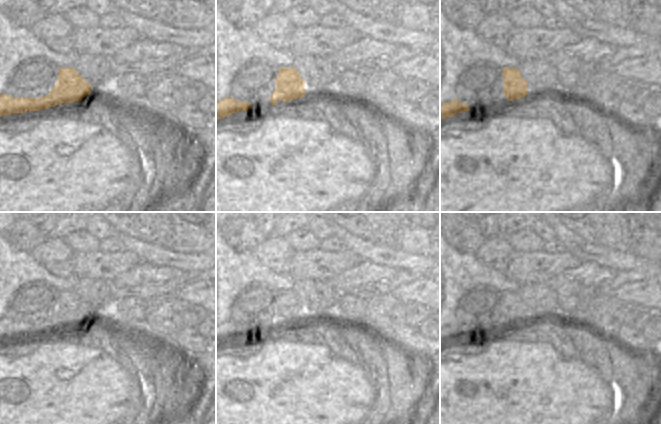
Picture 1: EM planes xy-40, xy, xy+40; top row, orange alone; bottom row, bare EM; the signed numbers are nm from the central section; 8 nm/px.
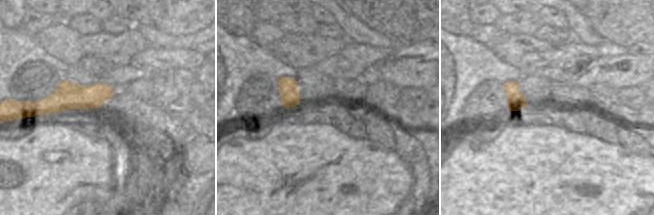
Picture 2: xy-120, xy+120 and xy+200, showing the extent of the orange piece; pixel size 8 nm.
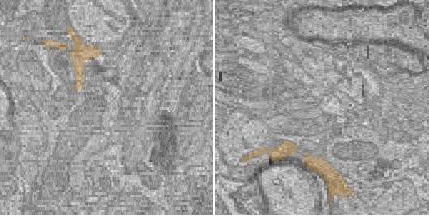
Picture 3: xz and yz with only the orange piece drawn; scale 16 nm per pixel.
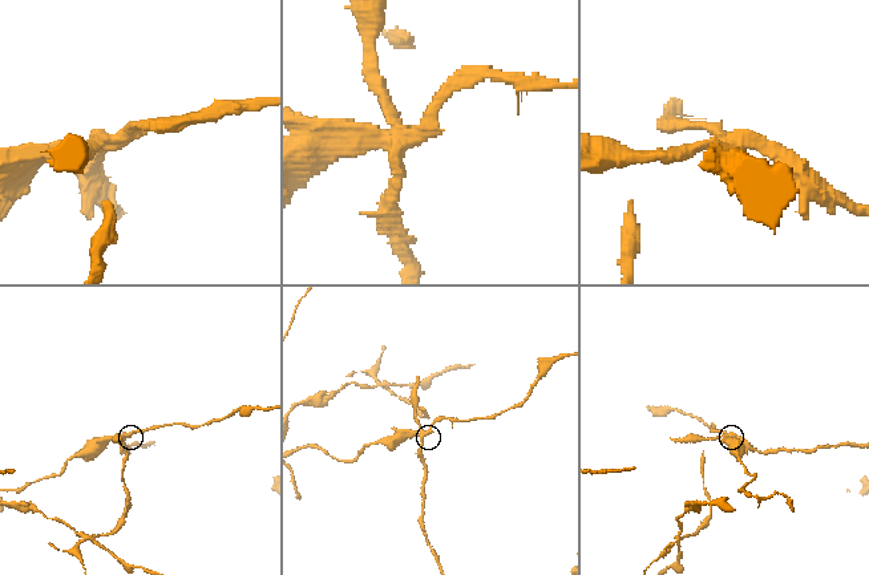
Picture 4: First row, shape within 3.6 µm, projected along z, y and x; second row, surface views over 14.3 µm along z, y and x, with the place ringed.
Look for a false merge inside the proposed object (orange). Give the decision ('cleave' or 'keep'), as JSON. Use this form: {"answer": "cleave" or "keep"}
{"answer": "cleave"}

